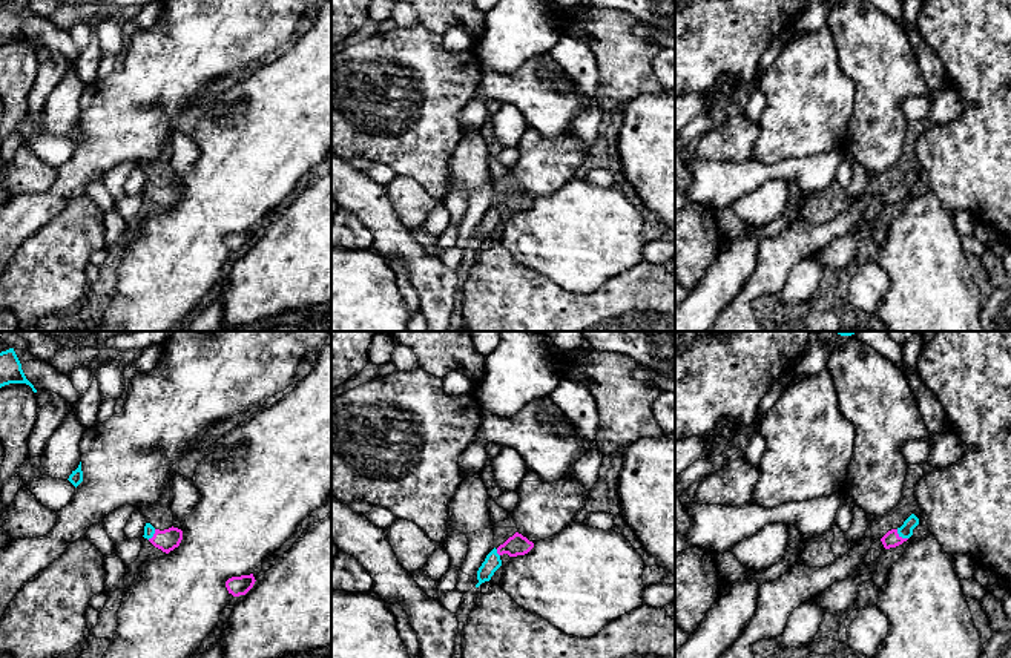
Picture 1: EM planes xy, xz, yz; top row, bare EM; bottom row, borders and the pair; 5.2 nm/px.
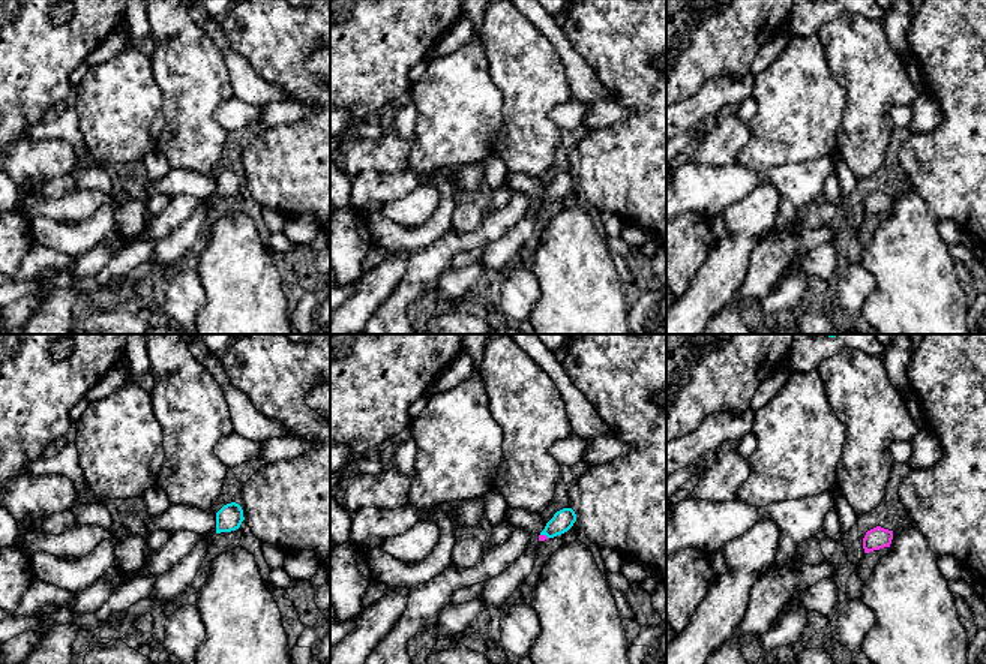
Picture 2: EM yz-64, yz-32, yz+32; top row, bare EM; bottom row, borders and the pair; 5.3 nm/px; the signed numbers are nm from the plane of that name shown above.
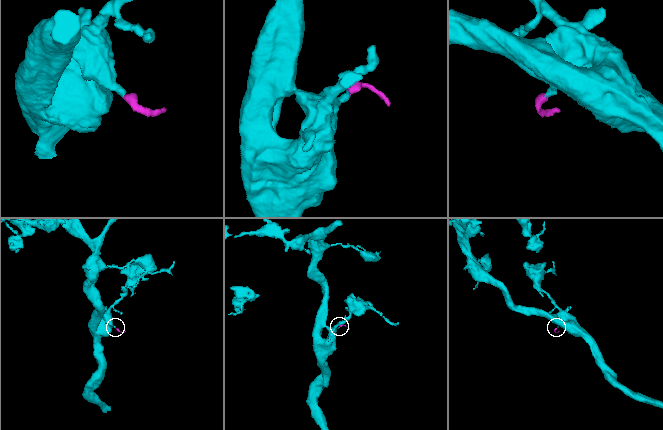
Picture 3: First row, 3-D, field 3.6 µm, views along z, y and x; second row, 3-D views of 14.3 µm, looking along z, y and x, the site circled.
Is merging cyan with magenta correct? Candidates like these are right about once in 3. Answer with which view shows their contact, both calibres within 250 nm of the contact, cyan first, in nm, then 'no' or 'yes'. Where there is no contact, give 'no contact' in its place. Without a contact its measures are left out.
yz | 80/90 nm | yes

